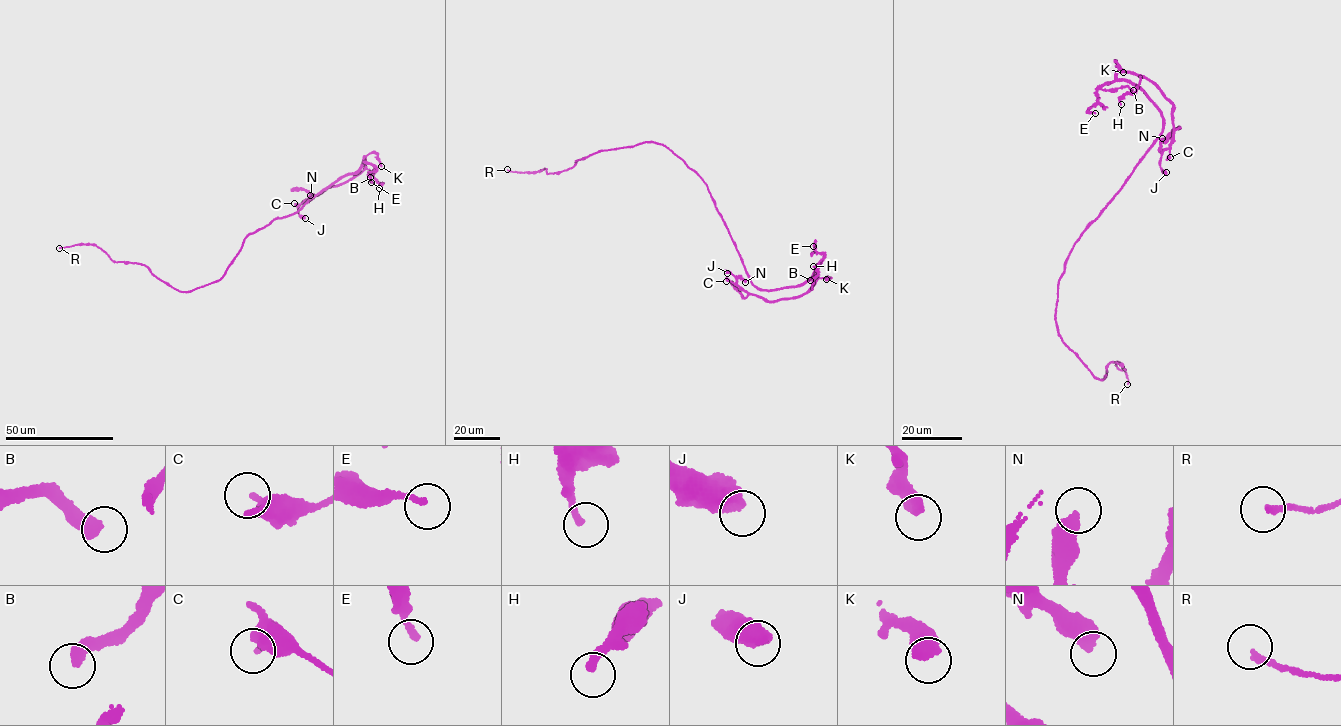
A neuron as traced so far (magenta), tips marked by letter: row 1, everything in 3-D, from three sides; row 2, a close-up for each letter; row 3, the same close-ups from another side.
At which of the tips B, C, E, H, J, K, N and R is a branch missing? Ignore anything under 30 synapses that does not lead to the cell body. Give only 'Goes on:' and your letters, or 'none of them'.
Goes on: none of them

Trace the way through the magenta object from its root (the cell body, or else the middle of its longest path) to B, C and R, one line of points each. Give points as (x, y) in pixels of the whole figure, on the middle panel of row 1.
B: (710, 193), (751, 283), (769, 290), (802, 284), (811, 276), (822, 258), (810, 280)
C: (710, 193), (754, 285), (781, 289), (817, 276), (803, 294), (769, 302), (726, 281)
R: (710, 193), (701, 177), (668, 148), (648, 141), (595, 152), (557, 172), (507, 169)

